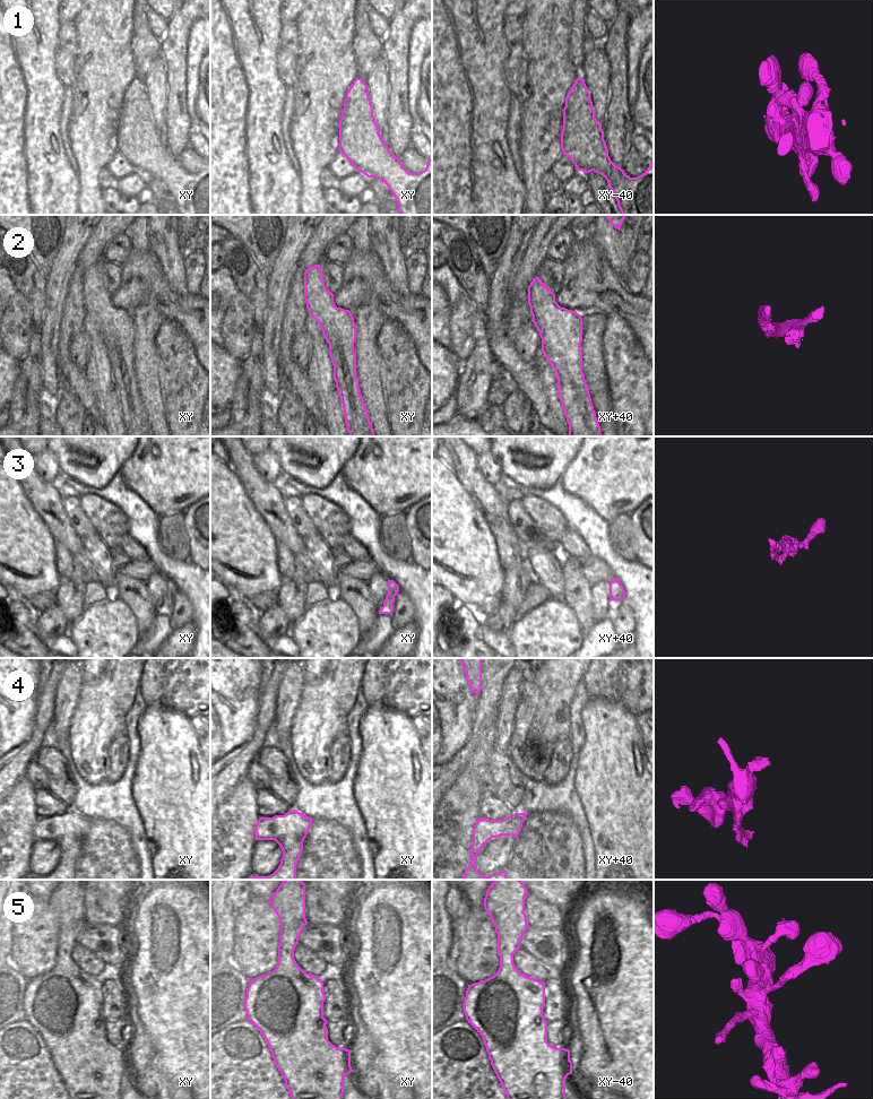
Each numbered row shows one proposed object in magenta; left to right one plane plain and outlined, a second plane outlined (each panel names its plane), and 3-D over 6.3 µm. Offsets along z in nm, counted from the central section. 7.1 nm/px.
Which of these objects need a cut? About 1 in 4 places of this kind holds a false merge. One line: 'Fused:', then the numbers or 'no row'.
Fused: 2

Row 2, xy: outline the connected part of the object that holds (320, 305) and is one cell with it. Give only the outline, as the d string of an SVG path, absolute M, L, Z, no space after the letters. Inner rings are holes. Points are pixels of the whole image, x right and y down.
M314 265L304 272L304 300L309 314L318 322L326 340L330 343L329 356L334 365L334 379L349 436L375 436L362 395L345 383L346 363L340 347L336 344L337 330L356 330L356 324L349 310L334 304L334 294L325 286L320 265Z

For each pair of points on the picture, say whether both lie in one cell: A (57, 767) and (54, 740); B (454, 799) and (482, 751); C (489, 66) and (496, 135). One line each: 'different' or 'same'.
A: different
B: same
C: same

